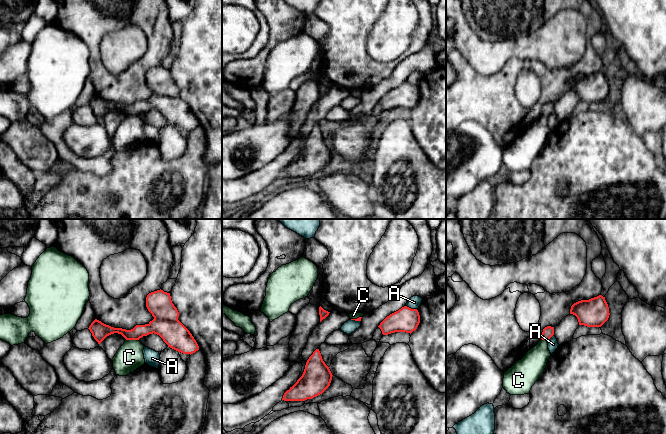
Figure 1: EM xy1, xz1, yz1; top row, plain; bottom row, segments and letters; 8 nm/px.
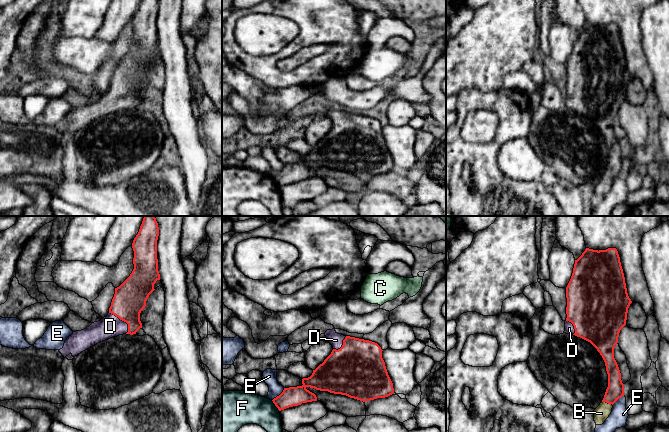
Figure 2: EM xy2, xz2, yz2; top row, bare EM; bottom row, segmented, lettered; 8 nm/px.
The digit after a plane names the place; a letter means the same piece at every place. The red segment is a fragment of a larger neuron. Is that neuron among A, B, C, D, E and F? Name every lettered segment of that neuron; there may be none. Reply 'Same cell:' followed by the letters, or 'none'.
Same cell: B, D

